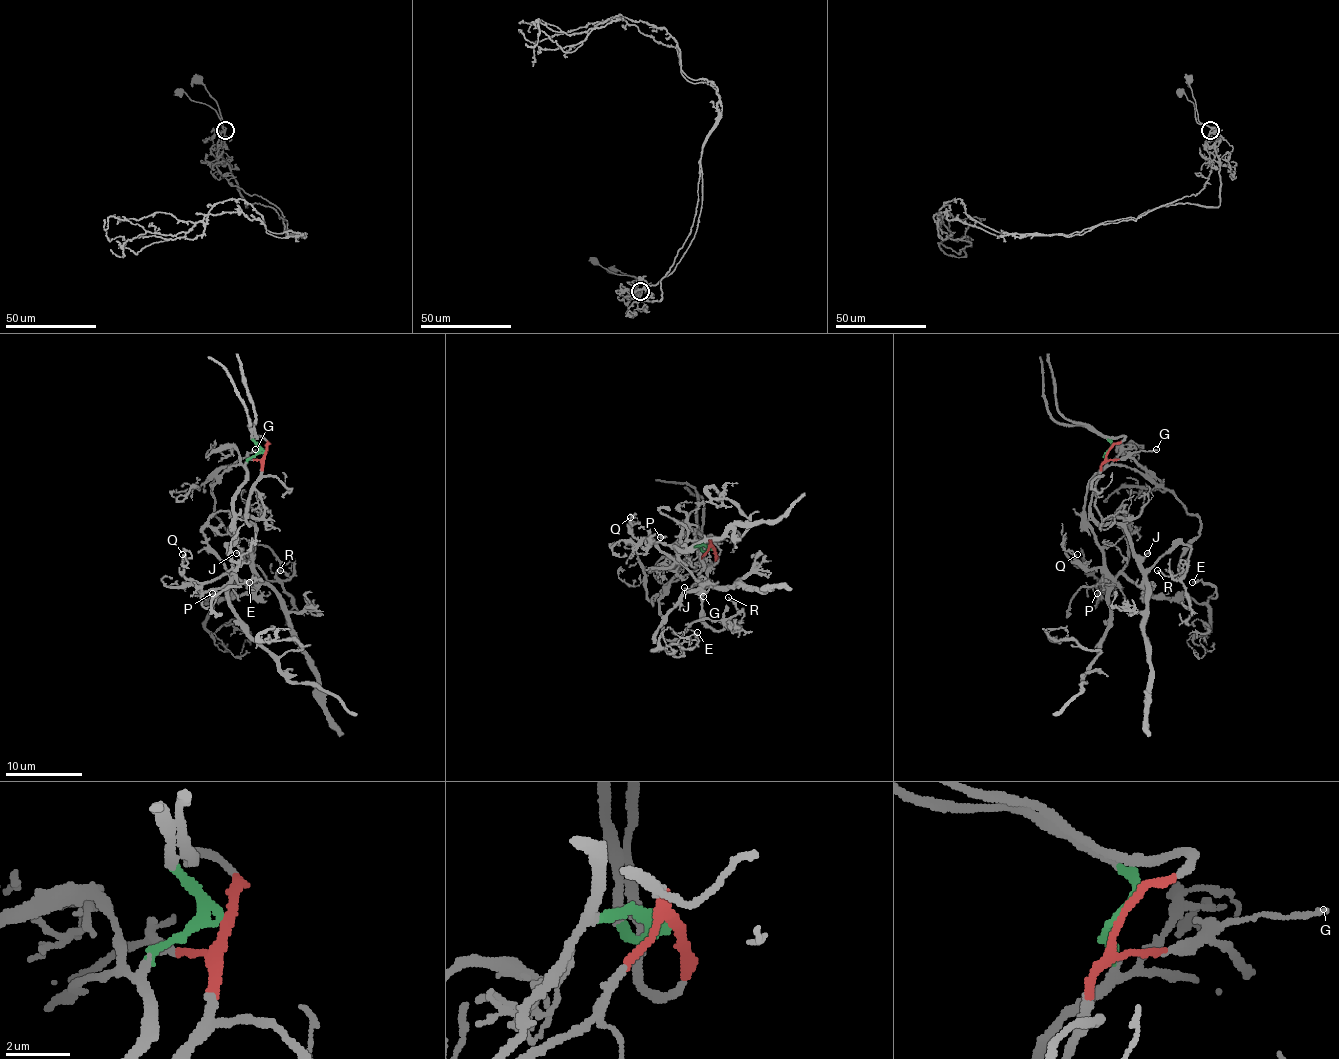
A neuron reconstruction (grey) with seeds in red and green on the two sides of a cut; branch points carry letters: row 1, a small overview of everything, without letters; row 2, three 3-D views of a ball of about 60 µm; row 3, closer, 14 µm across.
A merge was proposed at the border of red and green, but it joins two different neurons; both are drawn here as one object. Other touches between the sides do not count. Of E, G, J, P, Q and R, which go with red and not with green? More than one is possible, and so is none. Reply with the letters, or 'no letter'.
E, G, J, P, Q, R

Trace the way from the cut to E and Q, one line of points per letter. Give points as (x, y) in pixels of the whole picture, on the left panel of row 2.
E: (263, 453), (256, 483), (263, 512), (252, 522), (256, 585), (208, 604), (236, 581), (250, 583)
Q: (263, 453), (256, 483), (263, 512), (252, 522), (254, 585), (233, 573), (191, 581), (183, 554)

